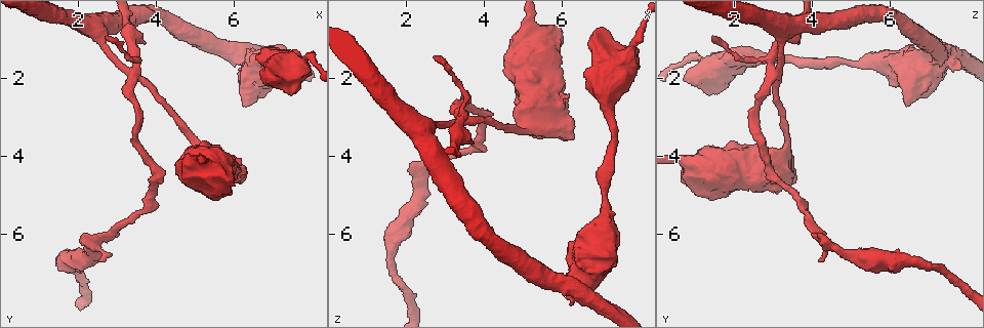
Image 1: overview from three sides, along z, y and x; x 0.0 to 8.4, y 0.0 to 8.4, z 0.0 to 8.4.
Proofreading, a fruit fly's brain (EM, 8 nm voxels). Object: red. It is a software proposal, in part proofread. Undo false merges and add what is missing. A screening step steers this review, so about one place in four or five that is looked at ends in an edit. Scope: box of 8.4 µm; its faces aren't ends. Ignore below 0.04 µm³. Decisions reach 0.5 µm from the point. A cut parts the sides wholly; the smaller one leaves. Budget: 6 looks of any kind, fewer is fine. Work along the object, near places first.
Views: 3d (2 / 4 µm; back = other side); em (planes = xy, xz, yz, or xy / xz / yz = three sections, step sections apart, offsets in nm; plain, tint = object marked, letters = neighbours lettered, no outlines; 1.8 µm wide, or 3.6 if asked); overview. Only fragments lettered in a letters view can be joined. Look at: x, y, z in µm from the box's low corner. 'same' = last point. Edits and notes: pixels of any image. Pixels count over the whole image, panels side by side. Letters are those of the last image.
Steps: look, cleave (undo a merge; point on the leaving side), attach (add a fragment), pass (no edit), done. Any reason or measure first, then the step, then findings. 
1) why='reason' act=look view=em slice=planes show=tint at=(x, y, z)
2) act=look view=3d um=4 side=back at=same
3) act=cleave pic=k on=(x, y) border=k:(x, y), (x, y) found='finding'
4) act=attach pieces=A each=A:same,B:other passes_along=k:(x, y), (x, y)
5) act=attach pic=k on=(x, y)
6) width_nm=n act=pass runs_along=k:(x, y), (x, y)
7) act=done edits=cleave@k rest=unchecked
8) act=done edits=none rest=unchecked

why='arms run side by side' act=look view=em um=3.6 slice=planes show=letters at=(3.50, 1.95, 3.10)

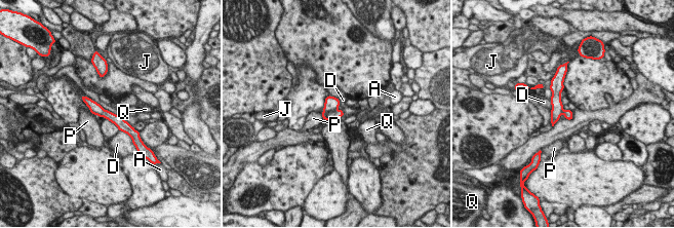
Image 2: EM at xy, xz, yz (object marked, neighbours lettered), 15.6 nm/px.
longest_contact=D:260nm act=cleave pic=2 on=(331, 103) each=A:other,D:other,J:other,P:other,Q:other part_leaving=2:(560, 84), (553, 120) found='two neurons meet here'

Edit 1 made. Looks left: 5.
act=look view=overview

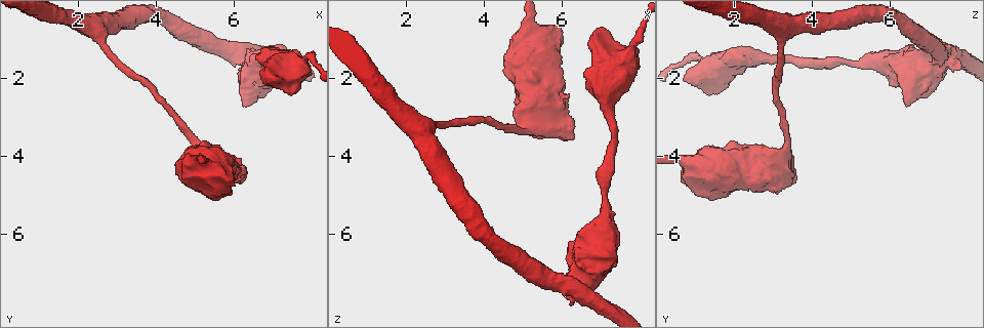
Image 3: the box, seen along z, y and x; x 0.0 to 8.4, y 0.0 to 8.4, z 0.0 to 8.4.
why='stops while still wide' act=look view=em slice=planes show=letters at=(7.05, 2.05, 0.80)

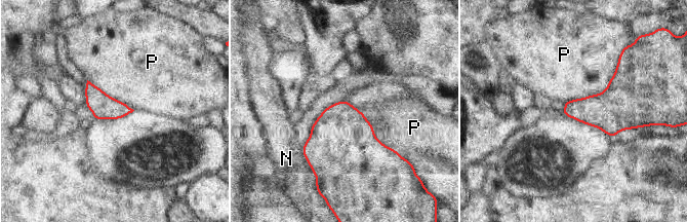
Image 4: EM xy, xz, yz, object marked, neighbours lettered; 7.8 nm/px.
act=pass each=N:other,P:other border=4:(619, 57), (602, 91), (564, 103) found='none of them fits'

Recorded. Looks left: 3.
act=done edits=cleave@2 rest=unchecked

